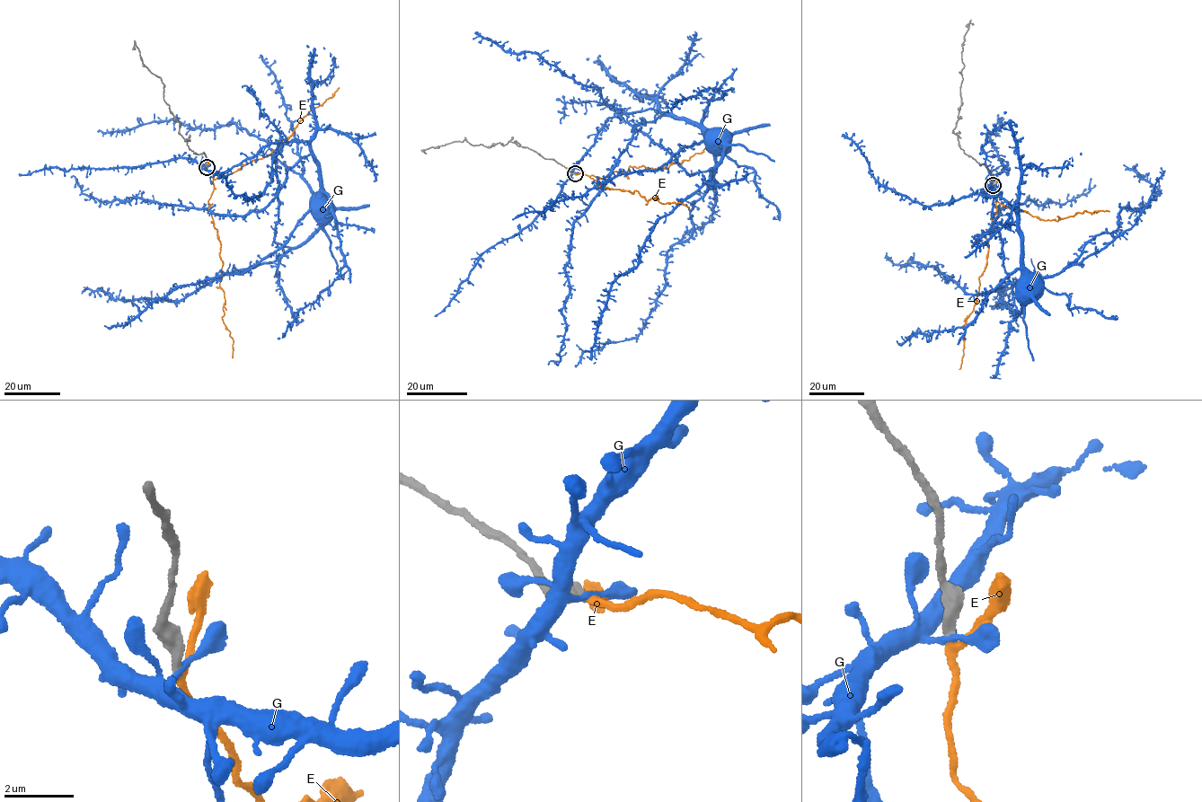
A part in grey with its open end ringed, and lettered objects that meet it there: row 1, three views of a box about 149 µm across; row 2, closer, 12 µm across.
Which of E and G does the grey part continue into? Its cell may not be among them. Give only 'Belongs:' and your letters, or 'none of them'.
Belongs: E

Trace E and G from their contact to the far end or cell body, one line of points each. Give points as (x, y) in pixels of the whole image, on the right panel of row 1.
E: (993, 185), (997, 211), (992, 217), (986, 268), (979, 278), (974, 309), (963, 326), (965, 333), (959, 369)
G: (993, 185), (986, 186), (984, 192), (987, 194), (992, 188), (1015, 212), (1021, 242), (1021, 277), (1018, 287)

